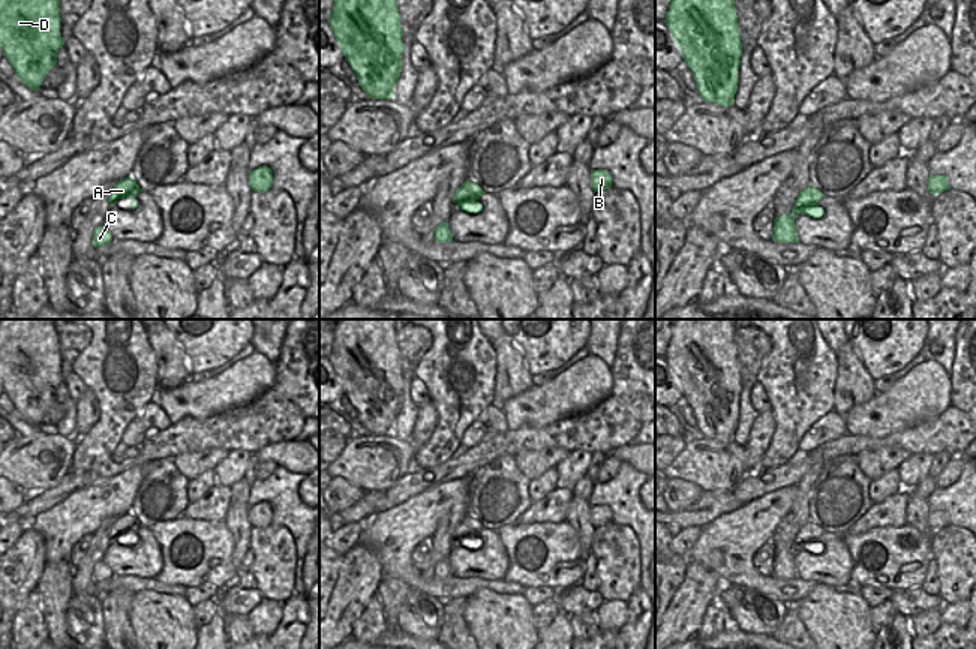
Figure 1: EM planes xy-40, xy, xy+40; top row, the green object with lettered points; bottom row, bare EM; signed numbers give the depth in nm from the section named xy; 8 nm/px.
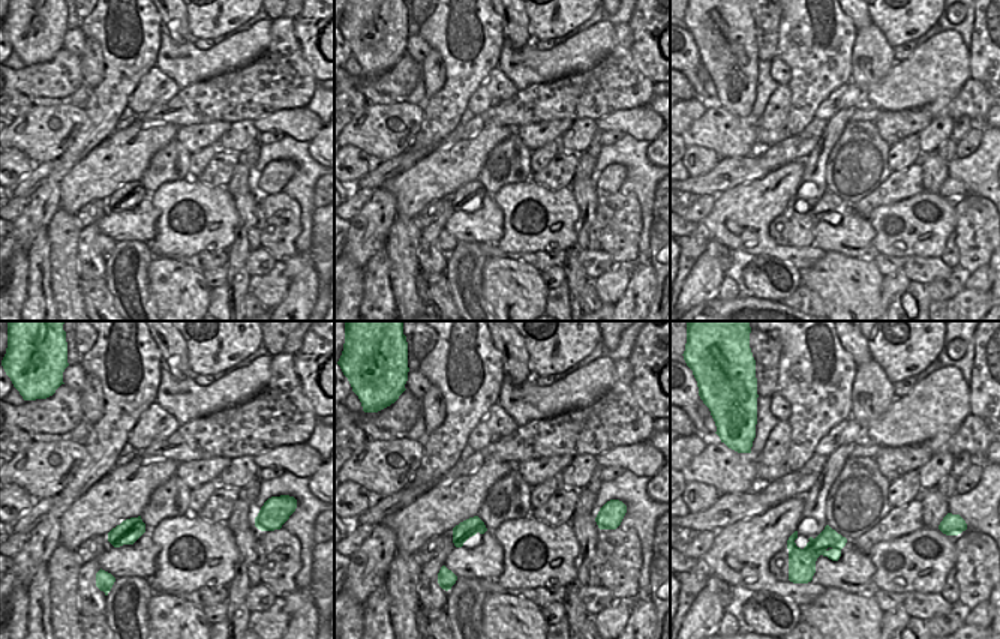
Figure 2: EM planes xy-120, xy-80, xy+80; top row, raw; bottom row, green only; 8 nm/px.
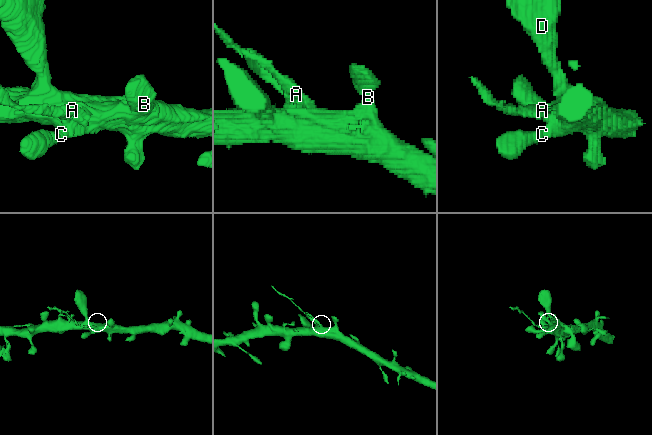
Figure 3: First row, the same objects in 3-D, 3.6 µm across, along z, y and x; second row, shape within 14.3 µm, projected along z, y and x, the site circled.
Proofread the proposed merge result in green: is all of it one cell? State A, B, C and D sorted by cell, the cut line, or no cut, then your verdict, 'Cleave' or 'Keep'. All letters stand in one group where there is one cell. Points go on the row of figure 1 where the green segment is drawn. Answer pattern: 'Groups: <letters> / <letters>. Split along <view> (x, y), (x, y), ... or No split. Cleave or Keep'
Groups: A / B C D. Split along xy (471, 183), (471, 192), (459, 206). Cleave

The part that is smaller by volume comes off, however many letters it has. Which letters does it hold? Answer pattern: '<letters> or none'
A

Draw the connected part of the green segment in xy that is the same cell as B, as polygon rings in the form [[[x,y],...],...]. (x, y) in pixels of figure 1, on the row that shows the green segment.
[[[606,169],[591,171],[591,187],[594,193],[612,187],[612,175]]]

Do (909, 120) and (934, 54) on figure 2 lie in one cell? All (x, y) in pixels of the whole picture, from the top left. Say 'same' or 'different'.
different

